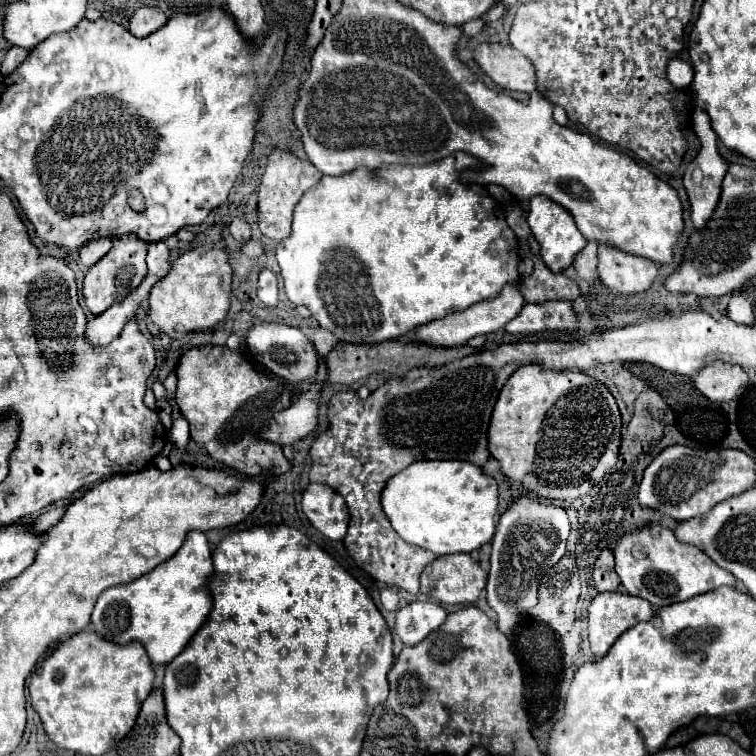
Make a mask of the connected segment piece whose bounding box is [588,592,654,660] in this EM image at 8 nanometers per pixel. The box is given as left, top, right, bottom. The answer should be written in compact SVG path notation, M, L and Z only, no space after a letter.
M602 592L598 594L590 608L588 608L588 634L590 634L590 648L596 656L596 660L604 658L606 652L610 650L610 646L616 642L616 638L620 634L624 634L628 628L632 628L638 622L648 622L654 616L654 610L650 606L650 602L630 596L630 594L622 594L622 592Z

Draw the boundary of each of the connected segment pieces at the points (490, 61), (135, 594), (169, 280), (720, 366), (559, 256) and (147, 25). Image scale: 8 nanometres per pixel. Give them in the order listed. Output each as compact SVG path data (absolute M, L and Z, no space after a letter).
M480 44L474 50L474 60L480 66L480 70L490 76L498 86L506 88L506 90L520 90L520 92L532 92L536 90L536 84L532 86L532 64L530 60L520 54L518 50L514 50L508 44Z
M198 530L188 532L182 548L170 560L130 584L104 590L94 606L92 626L98 636L114 644L140 642L154 666L166 666L184 650L212 610L210 592L206 588L210 574L212 556L206 536Z
M222 244L198 246L182 254L172 264L170 274L152 286L148 298L148 316L164 334L168 334L172 340L178 340L194 330L214 328L218 322L222 322L230 308L230 292L232 268Z
M714 360L694 376L694 386L710 402L728 402L736 398L748 383L748 376L740 366Z
M534 196L530 200L528 224L530 224L530 230L532 230L534 238L540 242L542 260L546 262L546 266L552 272L562 272L564 268L568 268L574 262L574 256L586 246L586 238L582 238L582 232L578 230L570 212L566 212L566 208L558 206L556 202L552 202L546 196Z
M142 6L130 18L130 34L144 38L162 28L162 24L166 24L166 16L162 10L158 10L156 6Z

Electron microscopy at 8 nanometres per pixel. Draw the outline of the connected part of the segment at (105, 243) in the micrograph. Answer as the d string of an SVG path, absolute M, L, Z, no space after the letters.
M98 238L98 240L86 242L86 244L80 248L80 260L82 260L82 264L84 264L86 268L90 268L90 266L96 264L110 248L112 248L110 238Z

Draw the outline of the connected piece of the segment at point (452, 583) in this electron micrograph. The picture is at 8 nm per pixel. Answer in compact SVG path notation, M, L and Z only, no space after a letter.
M450 554L438 556L432 564L428 564L420 576L420 592L432 602L441 605L467 605L476 602L482 588L486 586L488 574L480 568L478 562L470 558L470 554Z

